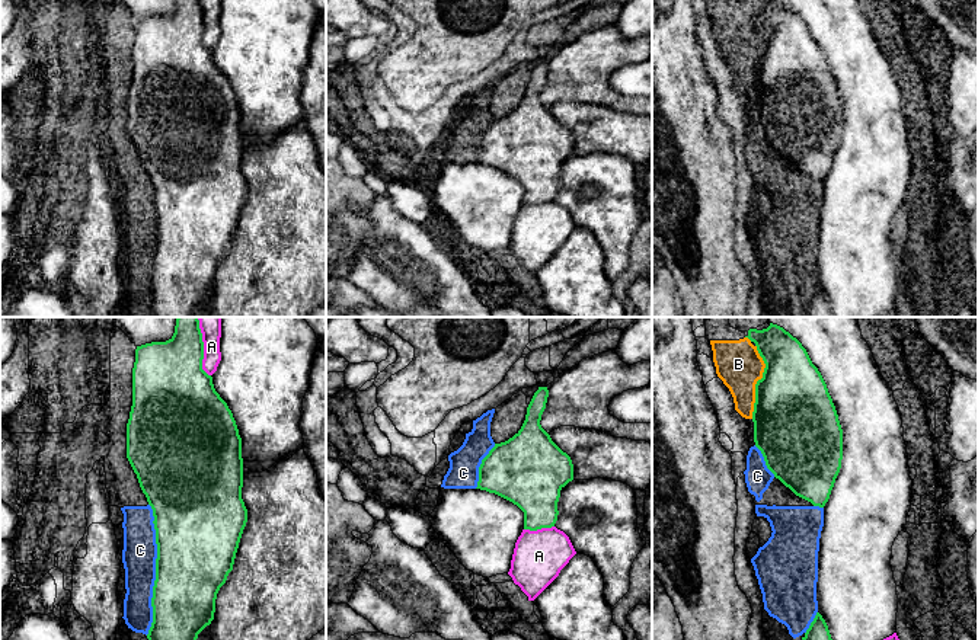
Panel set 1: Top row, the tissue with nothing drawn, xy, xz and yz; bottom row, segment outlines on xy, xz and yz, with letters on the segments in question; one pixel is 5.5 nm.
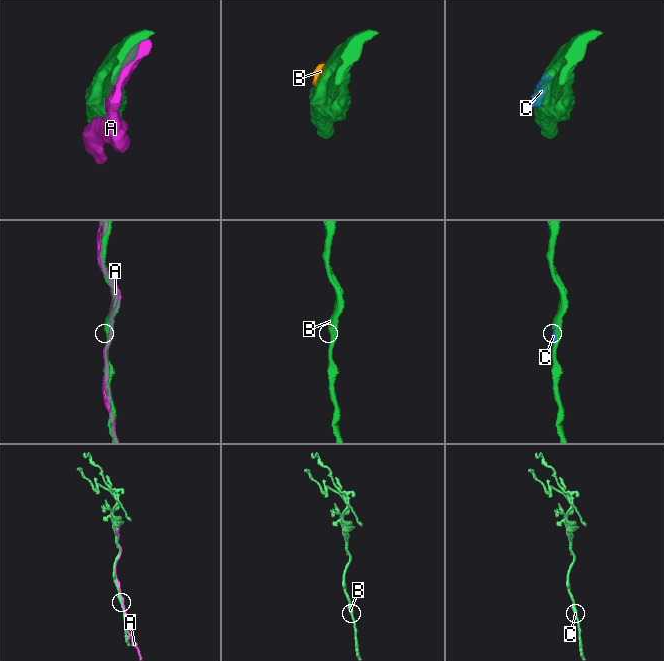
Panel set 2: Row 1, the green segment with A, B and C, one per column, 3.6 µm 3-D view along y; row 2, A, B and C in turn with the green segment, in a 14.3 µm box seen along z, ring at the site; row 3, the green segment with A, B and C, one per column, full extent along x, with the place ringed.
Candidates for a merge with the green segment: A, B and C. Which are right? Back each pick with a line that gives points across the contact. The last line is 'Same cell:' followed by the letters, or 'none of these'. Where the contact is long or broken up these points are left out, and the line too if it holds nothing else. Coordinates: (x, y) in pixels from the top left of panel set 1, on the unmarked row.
Same cell: none of these

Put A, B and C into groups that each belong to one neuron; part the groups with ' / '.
A / B C

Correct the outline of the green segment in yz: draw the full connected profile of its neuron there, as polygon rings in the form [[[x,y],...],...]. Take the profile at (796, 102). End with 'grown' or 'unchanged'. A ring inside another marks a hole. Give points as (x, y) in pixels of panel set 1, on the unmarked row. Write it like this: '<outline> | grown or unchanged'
[[[780,0],[750,3],[745,10],[755,17],[766,42],[763,52],[755,58],[755,77],[752,86],[754,116],[761,125],[767,143],[796,170],[824,182],[830,173],[843,134],[843,103],[827,58],[812,38],[802,17]]] | unchanged

